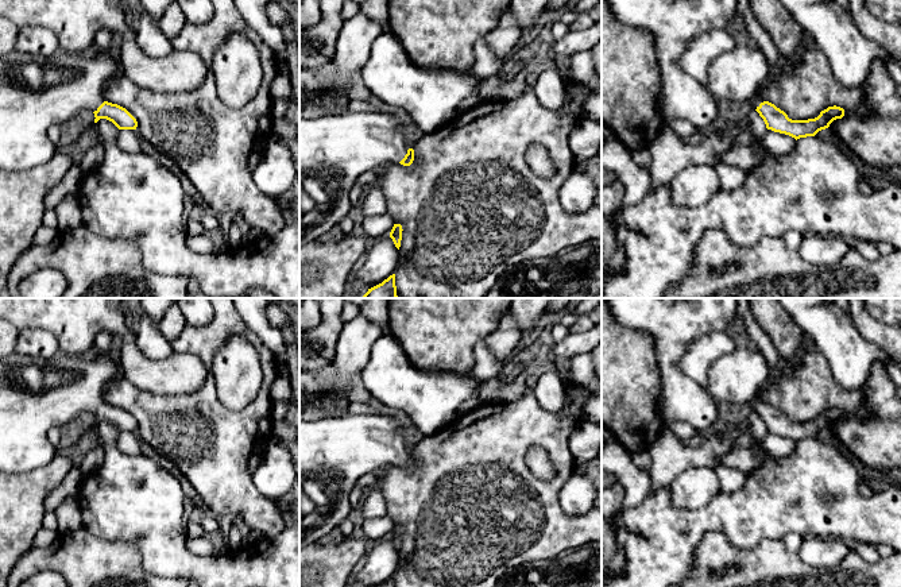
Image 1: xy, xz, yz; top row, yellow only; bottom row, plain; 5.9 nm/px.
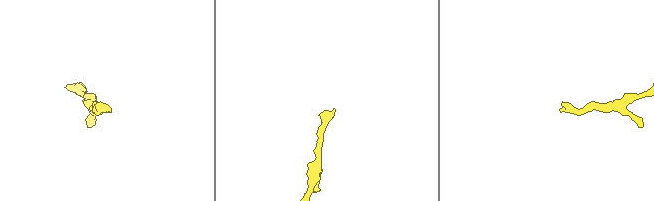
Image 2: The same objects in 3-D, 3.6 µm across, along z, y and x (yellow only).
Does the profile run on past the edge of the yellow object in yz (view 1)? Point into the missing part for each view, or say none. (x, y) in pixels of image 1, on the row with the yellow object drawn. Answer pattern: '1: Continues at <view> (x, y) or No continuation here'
1: Continues at yz (739, 76)

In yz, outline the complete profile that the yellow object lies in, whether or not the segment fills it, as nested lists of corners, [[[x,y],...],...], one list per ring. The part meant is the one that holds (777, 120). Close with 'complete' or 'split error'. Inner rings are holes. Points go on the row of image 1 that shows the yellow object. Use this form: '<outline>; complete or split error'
[[[739,43],[731,51],[715,58],[708,67],[707,89],[715,100],[749,104],[763,119],[766,128],[785,134],[796,140],[815,136],[830,124],[844,116],[840,107],[828,107],[815,119],[792,120],[774,104],[763,99],[763,89],[772,76],[761,49],[750,49]]]; split error

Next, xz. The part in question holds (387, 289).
[[[395,274],[390,275],[382,283],[368,289],[363,298],[399,298],[397,296]]]; complete

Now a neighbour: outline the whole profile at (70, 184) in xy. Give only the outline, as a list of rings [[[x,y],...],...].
[[[74,163],[65,178],[46,196],[46,209],[55,208],[67,194],[77,193],[85,171],[78,163]]]

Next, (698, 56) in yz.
[[[716,30],[693,39],[678,59],[682,72],[704,88],[708,86],[709,63],[739,45],[730,30]]]

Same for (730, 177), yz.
[[[722,162],[715,163],[714,170],[718,173],[720,188],[732,192],[745,182],[745,170],[724,165]]]

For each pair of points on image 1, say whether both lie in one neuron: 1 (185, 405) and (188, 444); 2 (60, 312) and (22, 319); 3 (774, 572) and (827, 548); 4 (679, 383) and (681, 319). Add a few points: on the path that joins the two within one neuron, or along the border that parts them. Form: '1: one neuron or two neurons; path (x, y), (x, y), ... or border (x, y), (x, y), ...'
1: one neuron; path (185, 414), (188, 435)
2: one neuron; path (50, 312), (31, 312)
3: two neurons; border (796, 552), (815, 567), (834, 567)
4: one neuron; path (668, 367), (672, 335)

